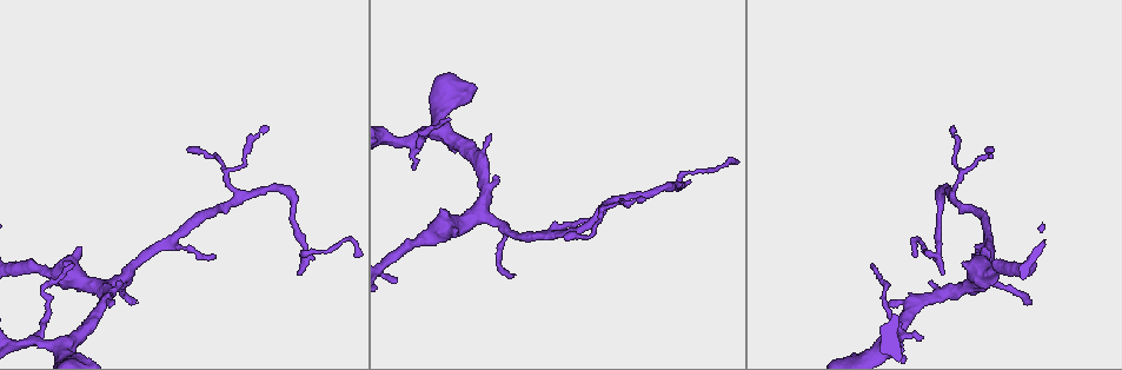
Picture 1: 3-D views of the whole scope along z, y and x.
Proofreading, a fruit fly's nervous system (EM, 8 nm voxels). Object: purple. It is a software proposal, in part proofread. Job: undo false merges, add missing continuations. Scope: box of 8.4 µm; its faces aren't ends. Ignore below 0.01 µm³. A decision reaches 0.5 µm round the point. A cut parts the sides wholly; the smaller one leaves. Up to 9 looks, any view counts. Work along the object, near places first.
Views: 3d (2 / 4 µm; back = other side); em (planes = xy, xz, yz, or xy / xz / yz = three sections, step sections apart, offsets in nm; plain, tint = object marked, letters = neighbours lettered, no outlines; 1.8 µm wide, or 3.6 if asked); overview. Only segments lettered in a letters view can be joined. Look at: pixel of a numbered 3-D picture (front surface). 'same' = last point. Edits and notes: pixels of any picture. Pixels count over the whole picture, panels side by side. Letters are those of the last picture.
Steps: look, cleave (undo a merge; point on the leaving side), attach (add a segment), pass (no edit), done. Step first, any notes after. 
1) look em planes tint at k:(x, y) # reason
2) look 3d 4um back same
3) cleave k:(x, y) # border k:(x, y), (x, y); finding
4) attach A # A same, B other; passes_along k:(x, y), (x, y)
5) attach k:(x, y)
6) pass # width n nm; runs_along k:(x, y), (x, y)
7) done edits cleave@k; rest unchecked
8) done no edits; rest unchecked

look 3d 2um at 1:(412, 170) # tapers out

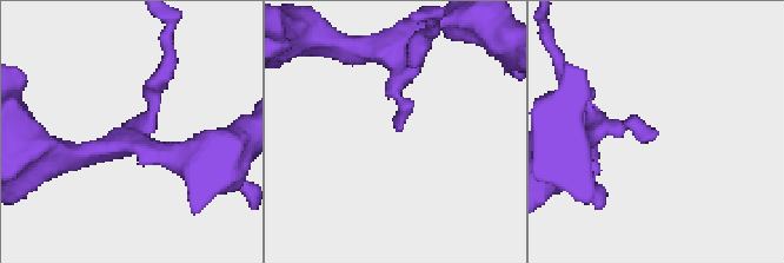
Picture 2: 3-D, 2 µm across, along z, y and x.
look em planes letters at 2:(651, 132)

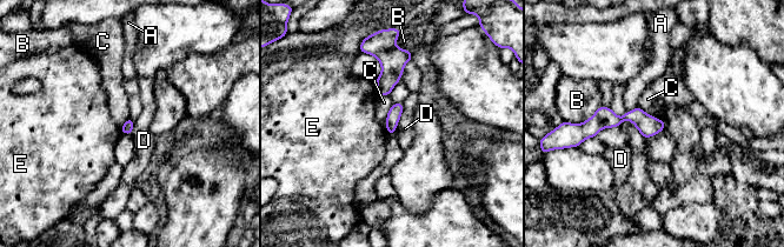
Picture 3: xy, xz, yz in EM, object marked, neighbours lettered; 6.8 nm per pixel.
pass # longest_contact D 220 nm; A other, B other, C other, D other, E other; border 3:(637, 106), (663, 121); none of them fits

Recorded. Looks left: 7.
look 3d 4um at 1:(1031, 299) # free end

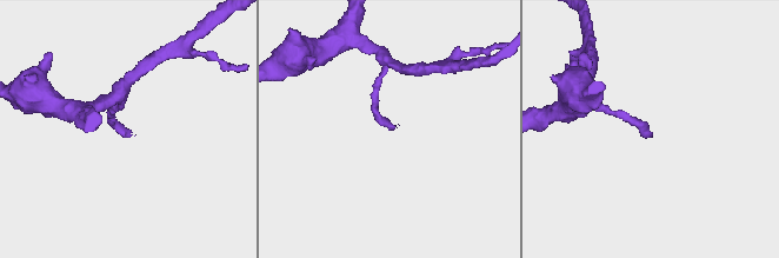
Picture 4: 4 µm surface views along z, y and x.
look em planes letters at 4:(648, 130) # shape alone is not enough

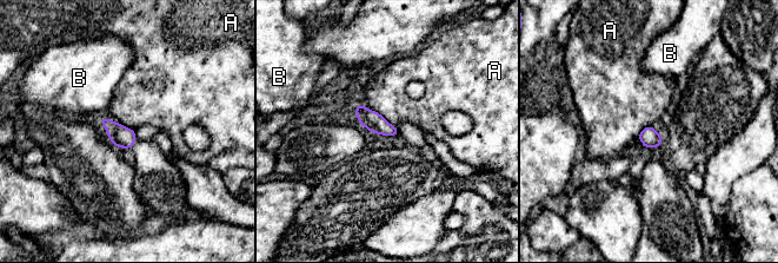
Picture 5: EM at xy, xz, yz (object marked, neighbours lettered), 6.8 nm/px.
pass # A other, B other; border 5:(360, 103), (380, 113), (397, 129); none of them fits

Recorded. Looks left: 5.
look em xy step 8 tint at 1:(949, 198) # three-way junction

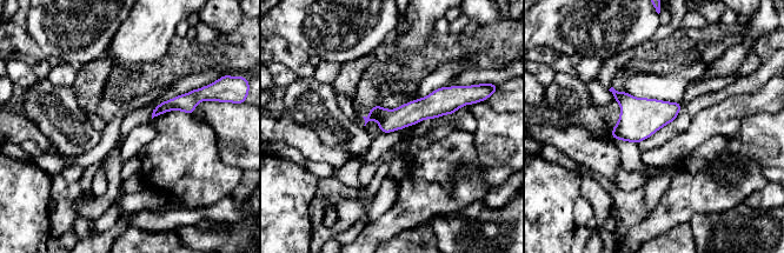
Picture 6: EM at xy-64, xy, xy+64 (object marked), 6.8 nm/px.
look em xz step 16 letters same # cut it another way

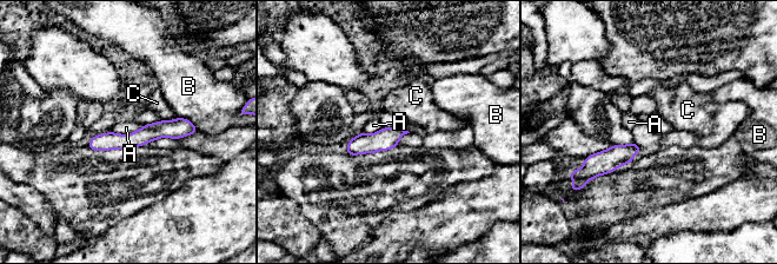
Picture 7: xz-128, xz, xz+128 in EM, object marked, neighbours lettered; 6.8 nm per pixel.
pass # A other, B other, C other; runs_along 7:(192, 129), (91, 145); continuous, no second neuron

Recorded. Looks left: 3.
look 3d 2um at 1:(932, 254) # sharp bend

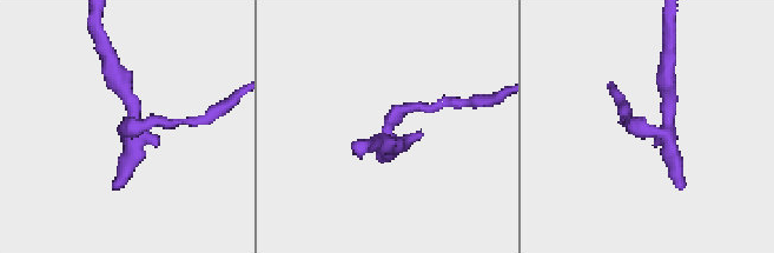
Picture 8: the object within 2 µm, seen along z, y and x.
look em planes tint at 8:(129, 123)

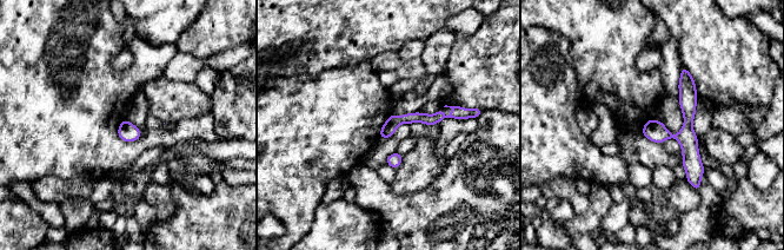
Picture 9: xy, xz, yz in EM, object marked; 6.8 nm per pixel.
look em planes letters same

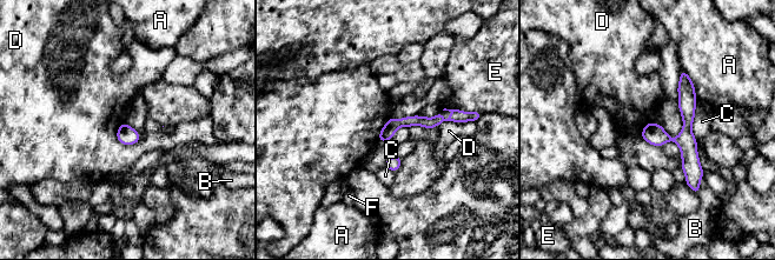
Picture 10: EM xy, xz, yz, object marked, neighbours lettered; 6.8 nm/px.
pass # longest_contact C 380 nm; A other, B other, C other, D other, E other, F other; continuous, no second neuron

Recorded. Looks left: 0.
done no edits; rest unchecked

